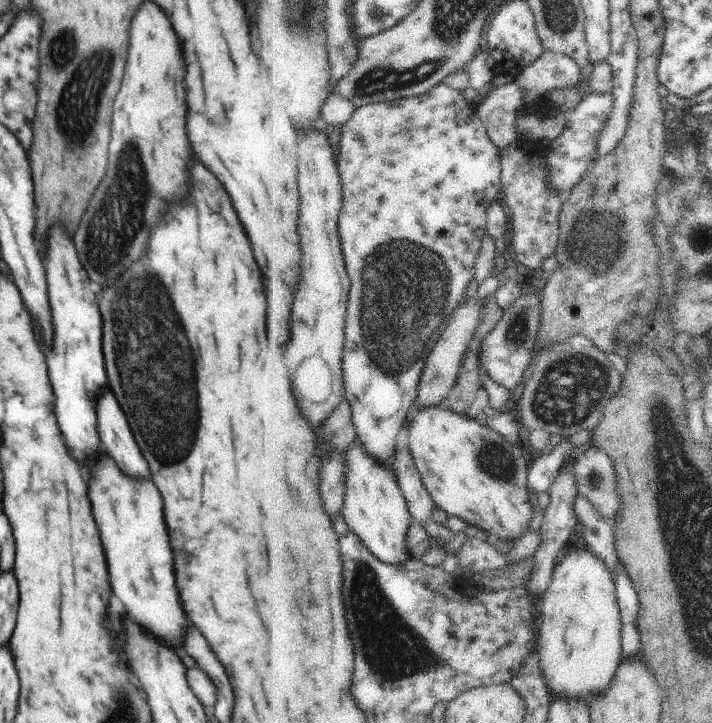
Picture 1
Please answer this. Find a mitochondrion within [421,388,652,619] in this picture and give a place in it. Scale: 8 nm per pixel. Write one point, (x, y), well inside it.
(494, 459)

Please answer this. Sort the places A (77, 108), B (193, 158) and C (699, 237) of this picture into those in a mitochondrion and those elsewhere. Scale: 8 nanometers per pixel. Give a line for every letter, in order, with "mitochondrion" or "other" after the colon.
A: mitochondrion
B: other
C: mitochondrion

